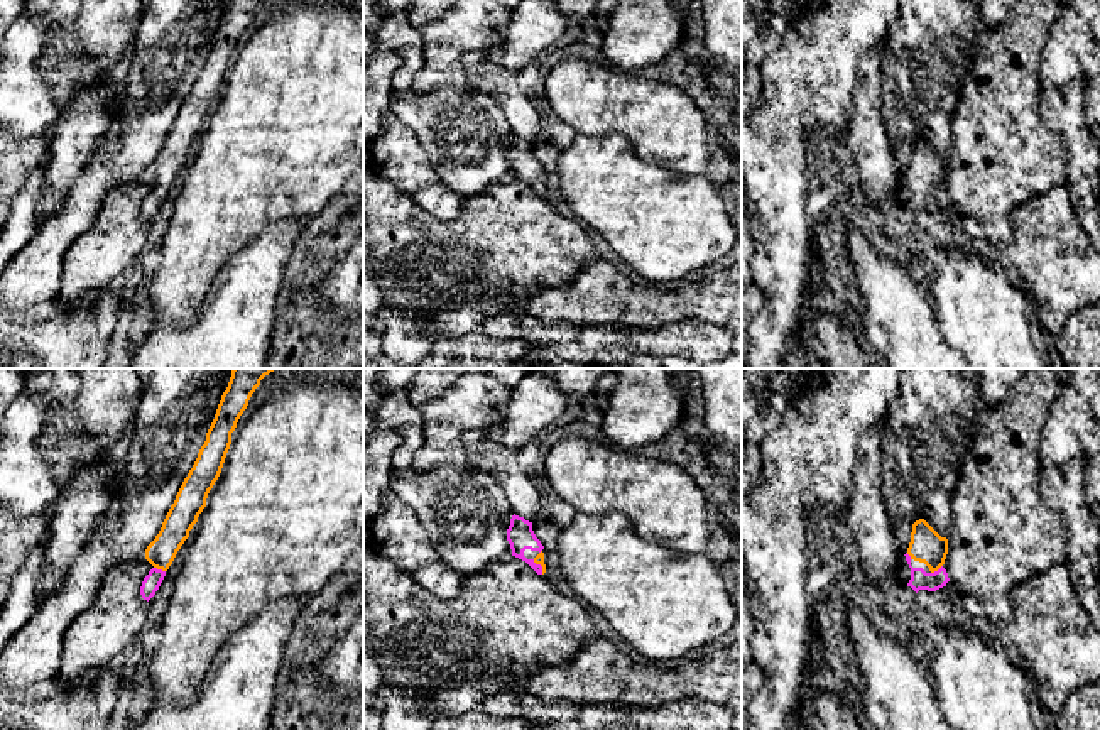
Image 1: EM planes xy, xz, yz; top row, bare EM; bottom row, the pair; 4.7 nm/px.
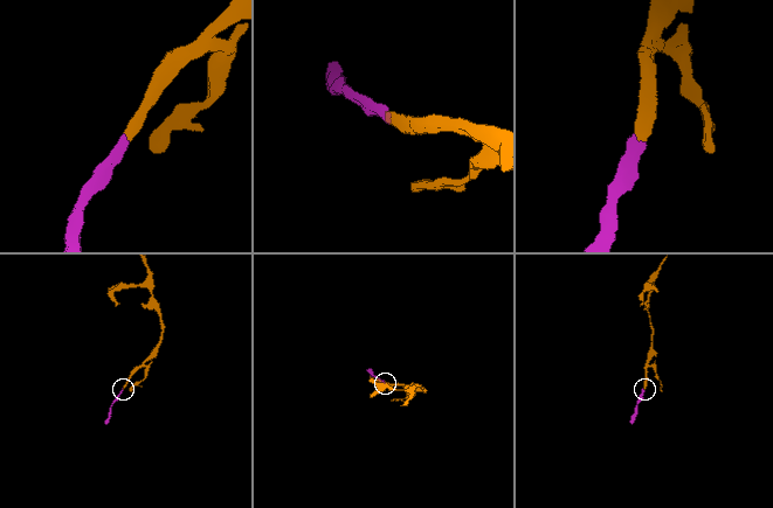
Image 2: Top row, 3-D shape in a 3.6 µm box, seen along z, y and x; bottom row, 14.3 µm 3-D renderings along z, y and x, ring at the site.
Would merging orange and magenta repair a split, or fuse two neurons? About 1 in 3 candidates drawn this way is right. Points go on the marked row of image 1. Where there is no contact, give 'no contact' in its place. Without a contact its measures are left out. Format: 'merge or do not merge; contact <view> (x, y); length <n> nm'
merge; contact xy (159, 568); length 60 nm

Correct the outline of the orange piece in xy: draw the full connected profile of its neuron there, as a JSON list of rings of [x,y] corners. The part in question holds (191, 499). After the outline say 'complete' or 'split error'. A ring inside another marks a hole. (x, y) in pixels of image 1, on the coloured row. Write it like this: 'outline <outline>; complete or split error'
outline [[[233,368],[226,390],[221,395],[215,419],[206,433],[198,458],[184,478],[174,504],[171,505],[155,539],[145,549],[145,559],[154,566],[144,578],[140,595],[150,600],[159,590],[166,571],[177,551],[189,537],[206,507],[206,498],[218,480],[226,453],[231,444],[231,433],[260,380],[275,368]]]; split error

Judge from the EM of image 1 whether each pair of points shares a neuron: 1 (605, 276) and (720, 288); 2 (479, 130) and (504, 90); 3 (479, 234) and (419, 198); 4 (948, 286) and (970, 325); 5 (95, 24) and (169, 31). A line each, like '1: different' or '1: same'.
1: same
2: different
3: different
4: same
5: different

